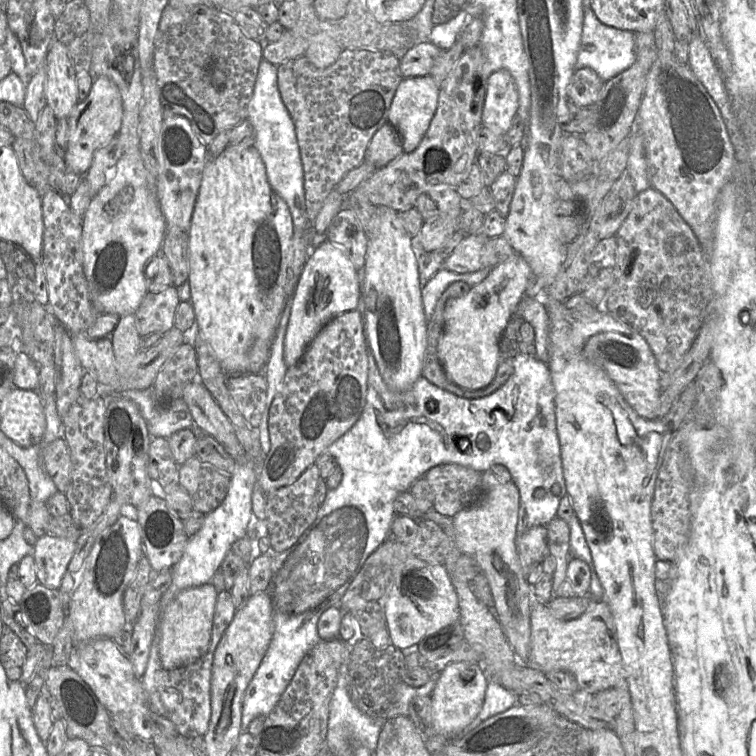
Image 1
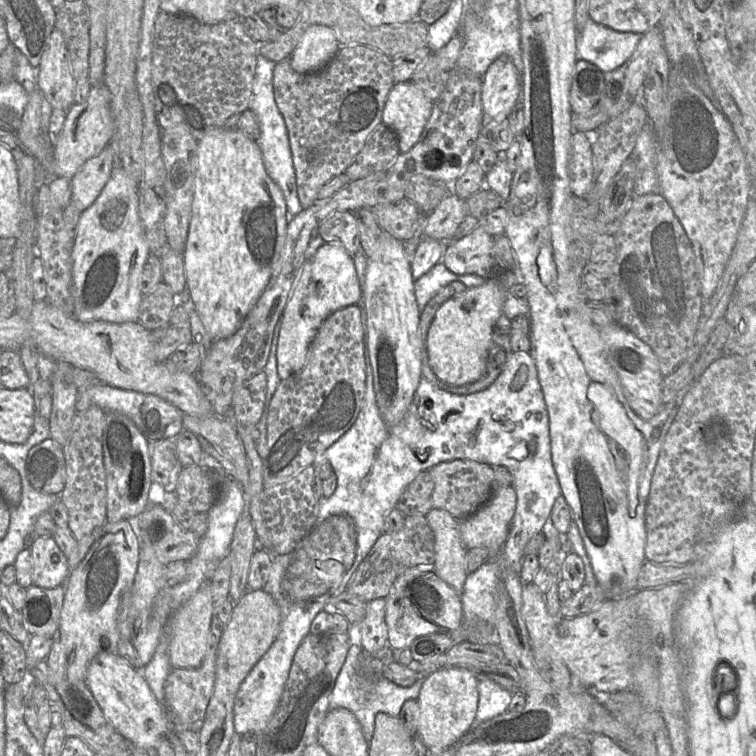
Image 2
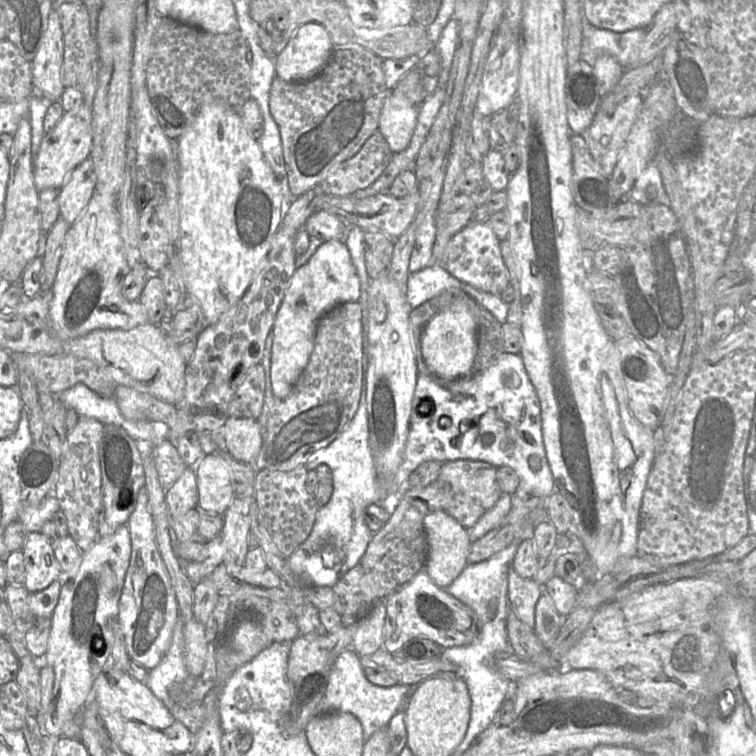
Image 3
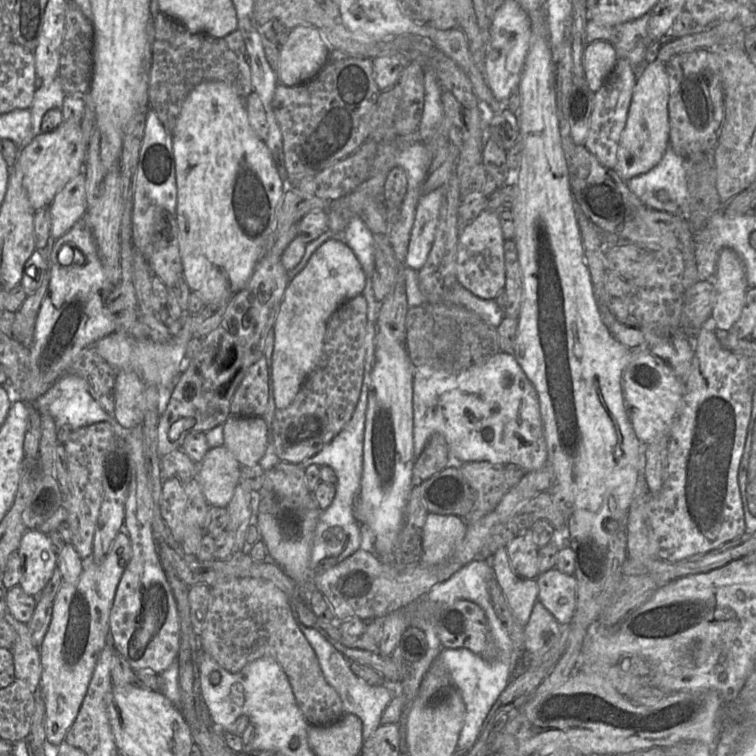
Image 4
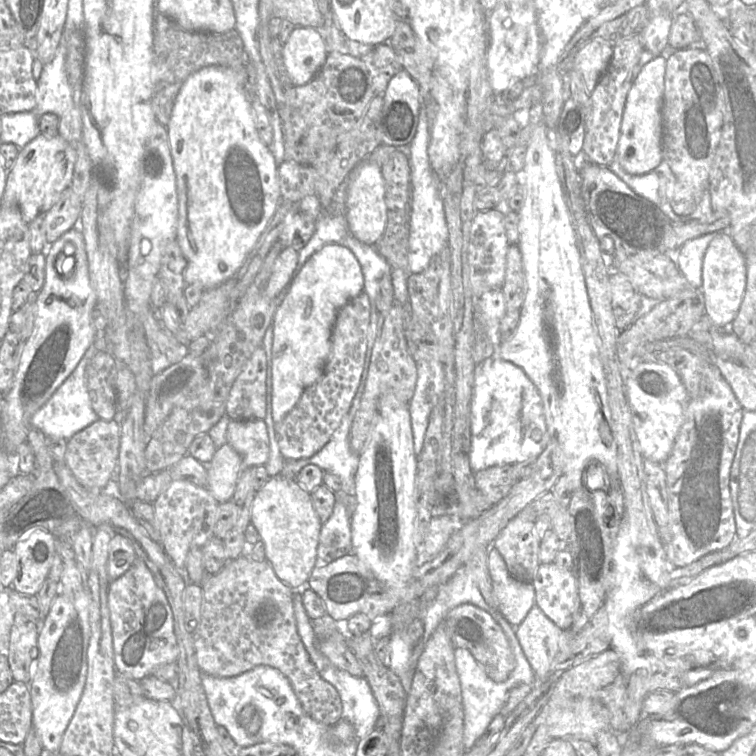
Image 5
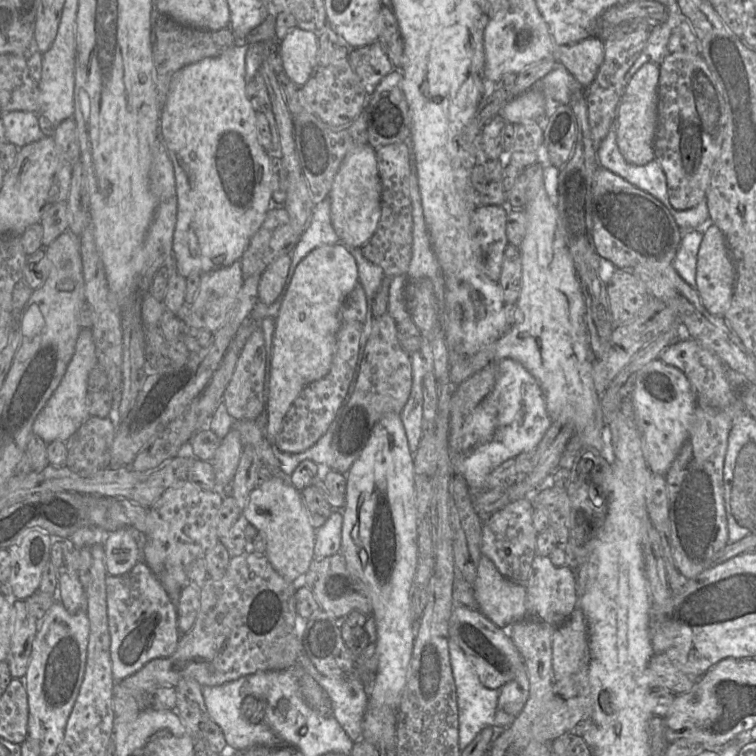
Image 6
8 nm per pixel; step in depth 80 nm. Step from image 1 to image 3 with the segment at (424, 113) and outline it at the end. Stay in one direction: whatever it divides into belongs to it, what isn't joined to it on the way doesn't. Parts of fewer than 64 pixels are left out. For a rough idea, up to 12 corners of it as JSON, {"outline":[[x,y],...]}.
{"outline":[[389,93],[378,130],[392,153],[405,150],[419,107]]}

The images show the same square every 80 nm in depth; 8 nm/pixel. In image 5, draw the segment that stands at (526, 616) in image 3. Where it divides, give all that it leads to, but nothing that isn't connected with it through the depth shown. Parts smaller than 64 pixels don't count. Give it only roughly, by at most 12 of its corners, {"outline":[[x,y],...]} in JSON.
{"outline":[[490,547],[487,565],[499,613],[517,627],[535,605],[532,582],[510,574]]}

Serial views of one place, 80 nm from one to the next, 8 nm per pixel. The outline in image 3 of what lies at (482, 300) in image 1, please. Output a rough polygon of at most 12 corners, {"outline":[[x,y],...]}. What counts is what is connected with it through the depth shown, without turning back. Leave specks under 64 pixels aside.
{"outline":[[456,298],[422,339],[429,370],[445,383],[470,376],[477,353],[472,298]]}

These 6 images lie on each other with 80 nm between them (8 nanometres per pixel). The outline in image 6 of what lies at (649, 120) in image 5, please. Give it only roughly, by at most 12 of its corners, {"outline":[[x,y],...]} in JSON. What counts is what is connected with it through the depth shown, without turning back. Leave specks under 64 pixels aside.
{"outline":[[660,64],[632,77],[617,110],[624,159],[655,157]]}

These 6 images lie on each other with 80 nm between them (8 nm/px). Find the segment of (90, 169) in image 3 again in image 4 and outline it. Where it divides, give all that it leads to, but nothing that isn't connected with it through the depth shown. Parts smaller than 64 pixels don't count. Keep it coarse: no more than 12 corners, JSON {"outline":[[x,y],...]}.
{"outline":[[83,171],[50,204],[52,240],[66,234],[87,209]]}

